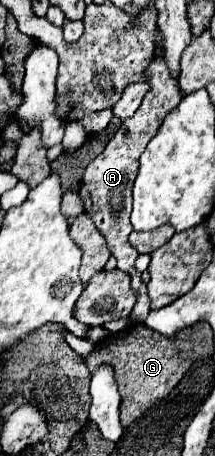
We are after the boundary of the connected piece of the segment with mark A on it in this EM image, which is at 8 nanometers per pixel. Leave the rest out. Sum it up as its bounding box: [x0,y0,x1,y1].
[80,29,184,275]

